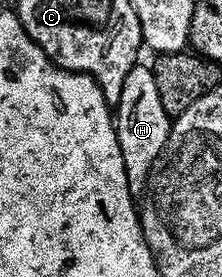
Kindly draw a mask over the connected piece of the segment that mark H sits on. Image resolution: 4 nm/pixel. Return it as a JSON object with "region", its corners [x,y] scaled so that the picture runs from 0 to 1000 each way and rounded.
{"region":[[[617,238],[586,253],[586,267],[568,267],[568,296],[550,296],[541,361],[514,379],[514,430],[577,664],[599,697],[644,697],[667,675],[676,614],[730,556],[748,498],[775,466],[775,433],[748,397],[730,397],[730,365],[712,357],[712,310],[694,300],[680,242]]]}

